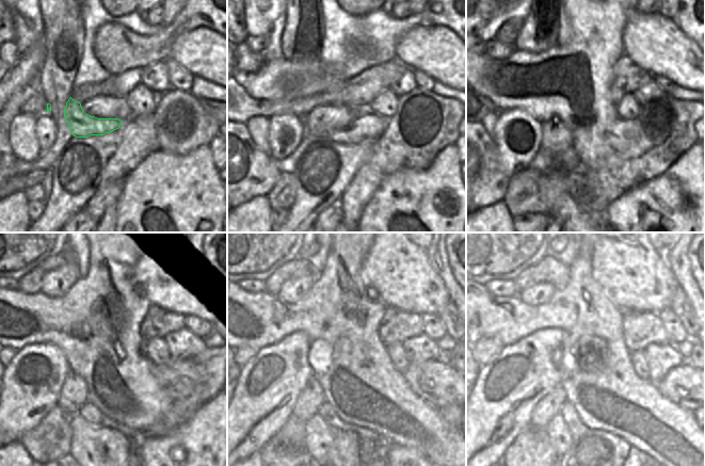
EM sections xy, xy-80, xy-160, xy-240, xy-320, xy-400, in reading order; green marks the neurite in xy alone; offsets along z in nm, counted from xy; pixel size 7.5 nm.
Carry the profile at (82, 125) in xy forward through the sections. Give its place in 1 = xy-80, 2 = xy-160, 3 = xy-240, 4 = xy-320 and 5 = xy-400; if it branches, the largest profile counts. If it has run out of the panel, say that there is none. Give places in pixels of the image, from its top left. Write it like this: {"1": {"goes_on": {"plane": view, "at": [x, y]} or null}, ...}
{"1": {"goes_on": {"plane": "xy-80", "at": [367, 125]}}, "2": {"goes_on": {"plane": "xy-160", "at": [618, 135]}}, "3": {"goes_on": {"plane": "xy-240", "at": [186, 369]}}, "4": {"goes_on": {"plane": "xy-320", "at": [444, 394]}}, "5": {"goes_on": {"plane": "xy-400", "at": [683, 392]}}}

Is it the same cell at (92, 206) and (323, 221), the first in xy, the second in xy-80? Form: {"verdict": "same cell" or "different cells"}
{"verdict": "same cell"}

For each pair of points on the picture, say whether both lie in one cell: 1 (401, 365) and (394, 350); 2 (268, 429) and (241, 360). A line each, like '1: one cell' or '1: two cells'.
1: one cell
2: two cells

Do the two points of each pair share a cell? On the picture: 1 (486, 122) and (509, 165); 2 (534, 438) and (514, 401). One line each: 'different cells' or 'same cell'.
1: different cells
2: different cells

